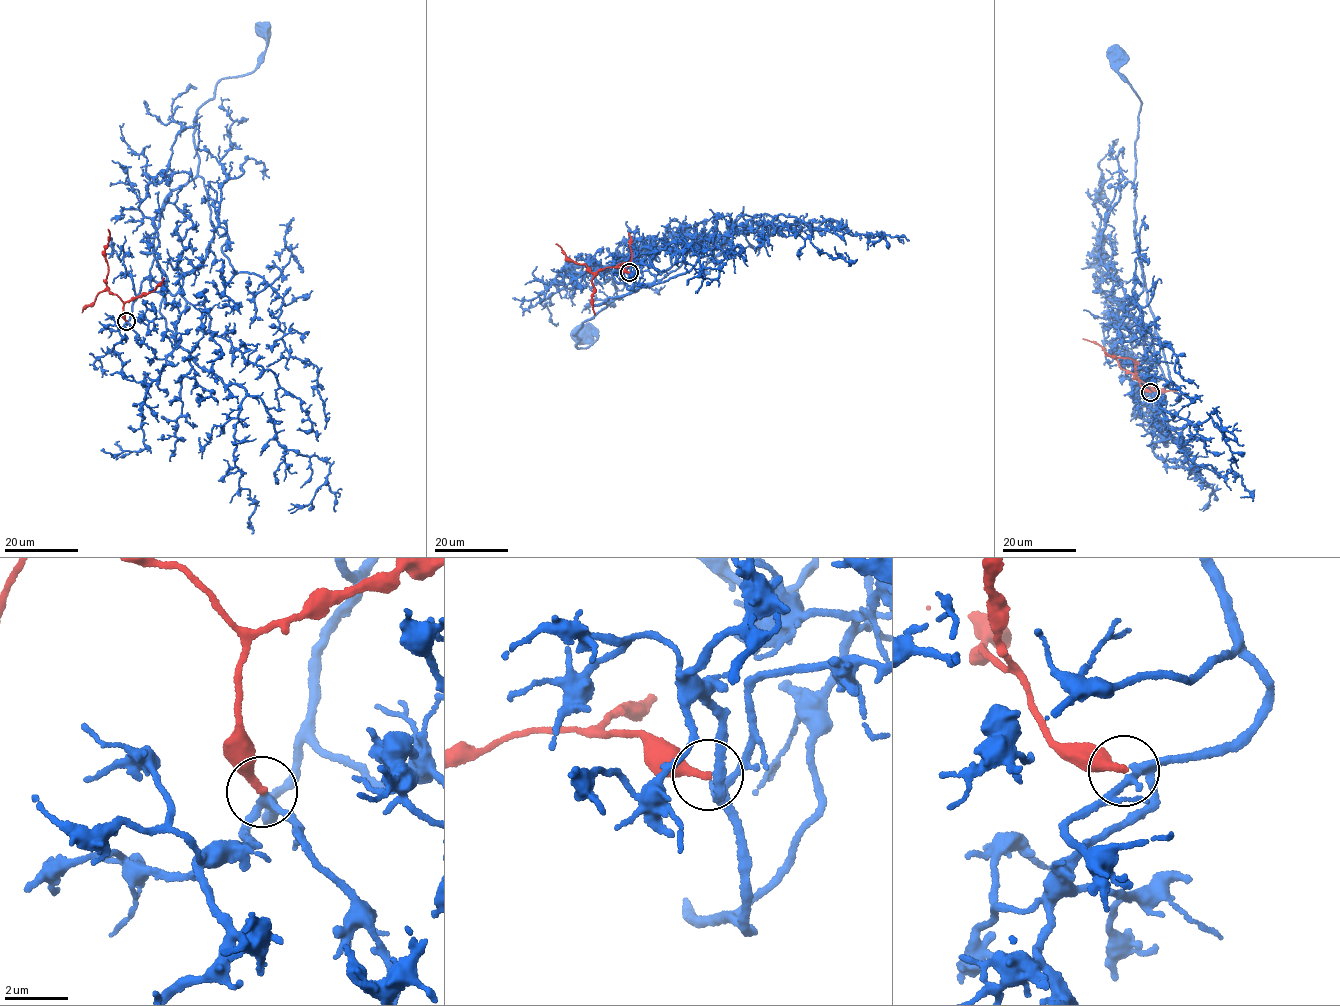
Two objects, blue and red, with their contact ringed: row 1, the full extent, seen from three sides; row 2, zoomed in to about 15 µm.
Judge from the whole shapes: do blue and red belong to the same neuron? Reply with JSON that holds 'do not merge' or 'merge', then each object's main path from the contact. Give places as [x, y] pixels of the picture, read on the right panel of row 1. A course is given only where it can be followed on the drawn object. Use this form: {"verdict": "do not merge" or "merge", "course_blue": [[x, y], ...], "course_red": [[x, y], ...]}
{"verdict": "do not merge", "course_blue": [[1151, 391], [1167, 382], [1143, 342], [1154, 336], [1155, 319], [1134, 231], [1142, 103], [1118, 71], [1116, 55]], "course_red": [[1150, 391], [1141, 387], [1134, 374], [1122, 369], [1100, 346], [1083, 339]]}

